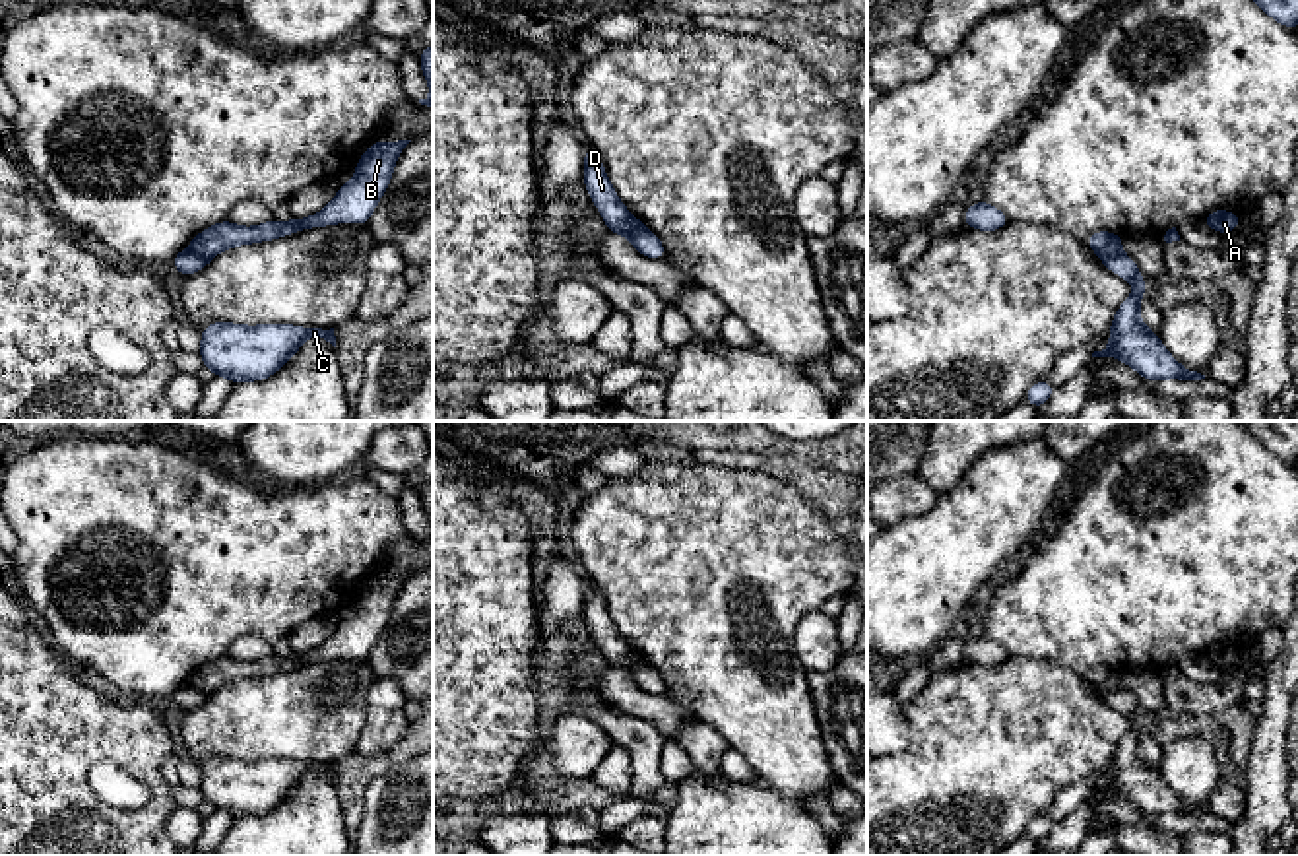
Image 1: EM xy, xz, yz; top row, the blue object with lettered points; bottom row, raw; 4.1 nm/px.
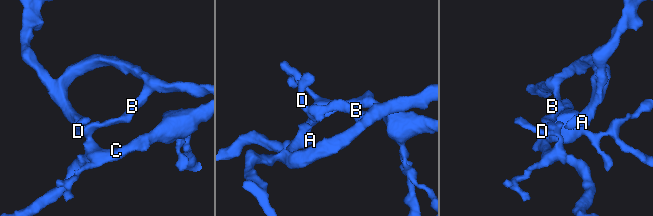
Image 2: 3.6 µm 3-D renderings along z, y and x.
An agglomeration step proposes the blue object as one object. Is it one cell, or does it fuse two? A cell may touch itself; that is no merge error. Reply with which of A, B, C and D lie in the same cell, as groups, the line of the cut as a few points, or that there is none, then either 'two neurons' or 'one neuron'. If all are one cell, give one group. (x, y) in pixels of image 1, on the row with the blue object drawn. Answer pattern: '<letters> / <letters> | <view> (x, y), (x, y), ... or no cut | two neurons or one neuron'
A B / C D | xy (189, 249), (206, 261) | two neurons

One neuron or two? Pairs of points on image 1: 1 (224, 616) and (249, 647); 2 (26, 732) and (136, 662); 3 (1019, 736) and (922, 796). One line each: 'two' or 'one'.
1: two
2: two
3: one

